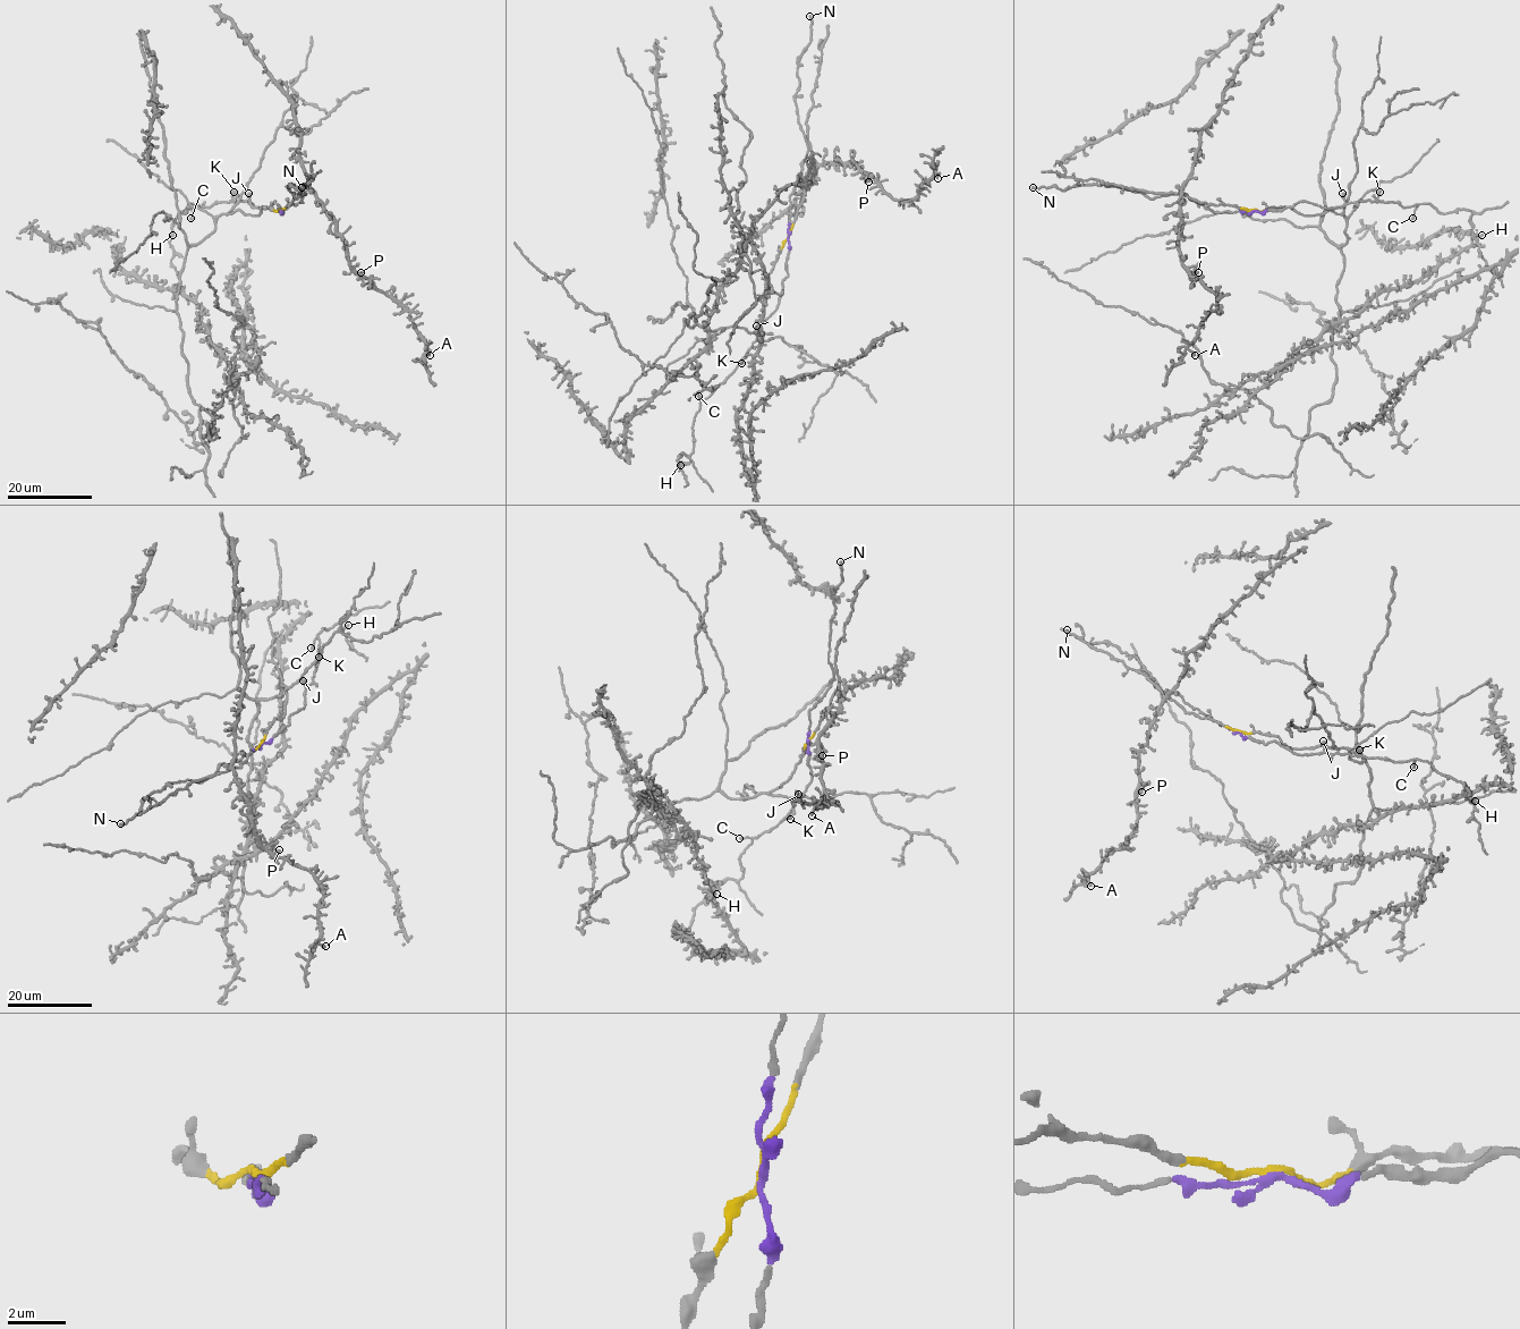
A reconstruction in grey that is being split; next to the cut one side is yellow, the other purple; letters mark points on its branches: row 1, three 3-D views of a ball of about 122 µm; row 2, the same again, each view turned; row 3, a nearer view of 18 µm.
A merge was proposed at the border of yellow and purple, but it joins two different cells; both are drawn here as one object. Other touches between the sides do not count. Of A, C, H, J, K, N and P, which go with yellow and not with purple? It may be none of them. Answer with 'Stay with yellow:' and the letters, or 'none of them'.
Stay with yellow: A, P

